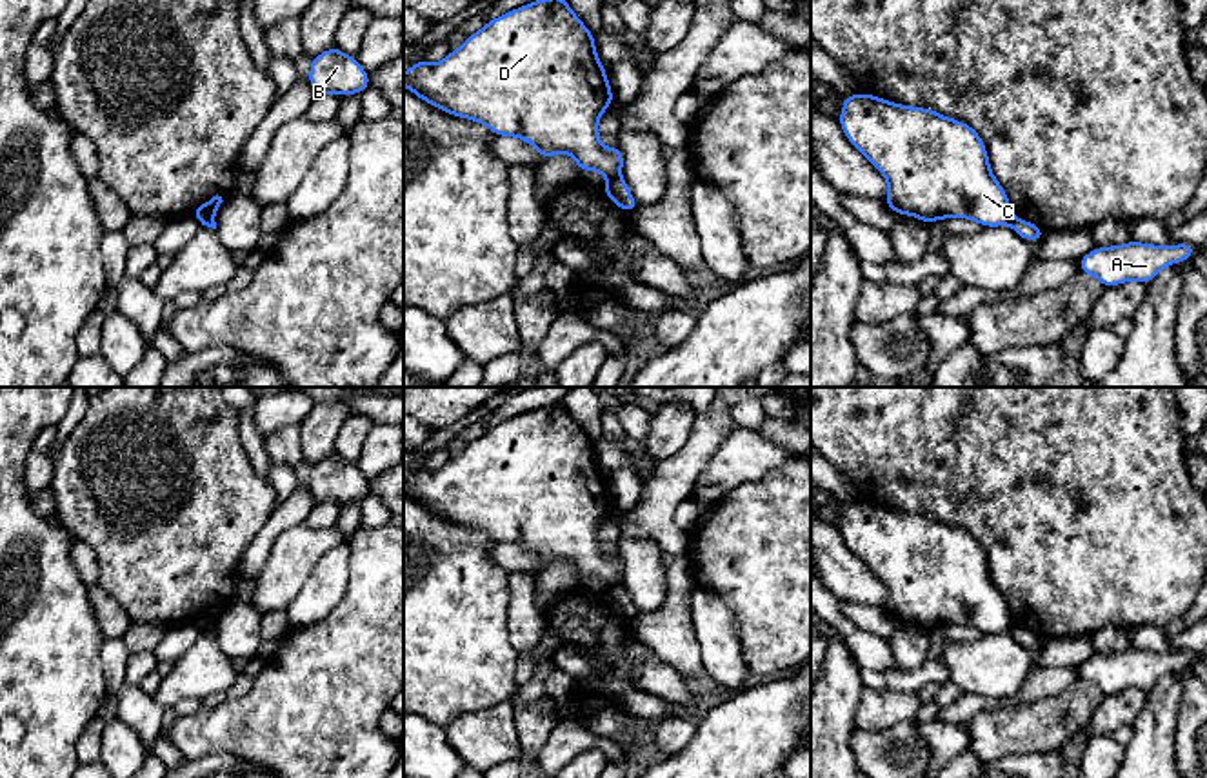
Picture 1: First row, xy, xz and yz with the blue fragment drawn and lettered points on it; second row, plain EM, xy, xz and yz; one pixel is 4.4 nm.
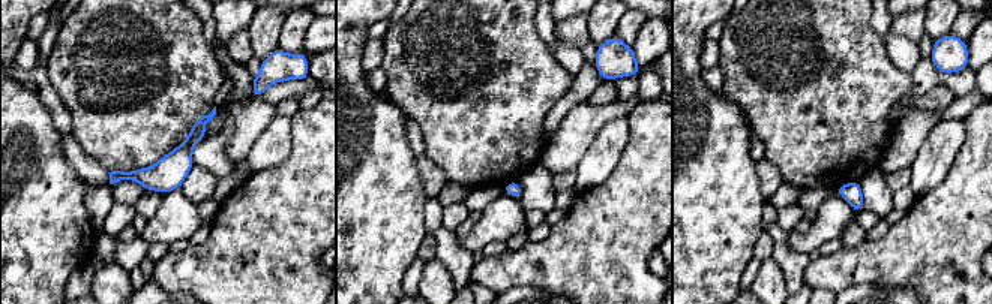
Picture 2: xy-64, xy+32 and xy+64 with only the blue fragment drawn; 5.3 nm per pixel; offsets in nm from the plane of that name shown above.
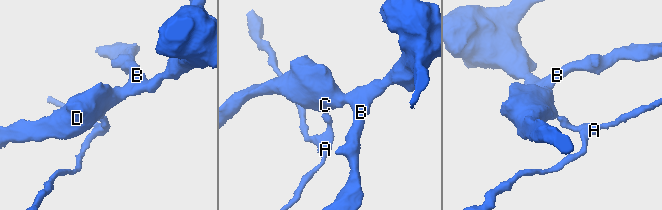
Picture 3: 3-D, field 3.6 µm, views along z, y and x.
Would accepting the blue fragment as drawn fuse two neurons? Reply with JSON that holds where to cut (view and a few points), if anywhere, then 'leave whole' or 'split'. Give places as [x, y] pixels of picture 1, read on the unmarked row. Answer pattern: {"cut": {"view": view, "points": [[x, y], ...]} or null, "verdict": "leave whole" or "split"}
{"cut": {"view": "xz", "points": [[618, 582], [608, 588]]}, "verdict": "split"}

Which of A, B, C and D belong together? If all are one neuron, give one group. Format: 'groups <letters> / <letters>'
groups A / B C D

